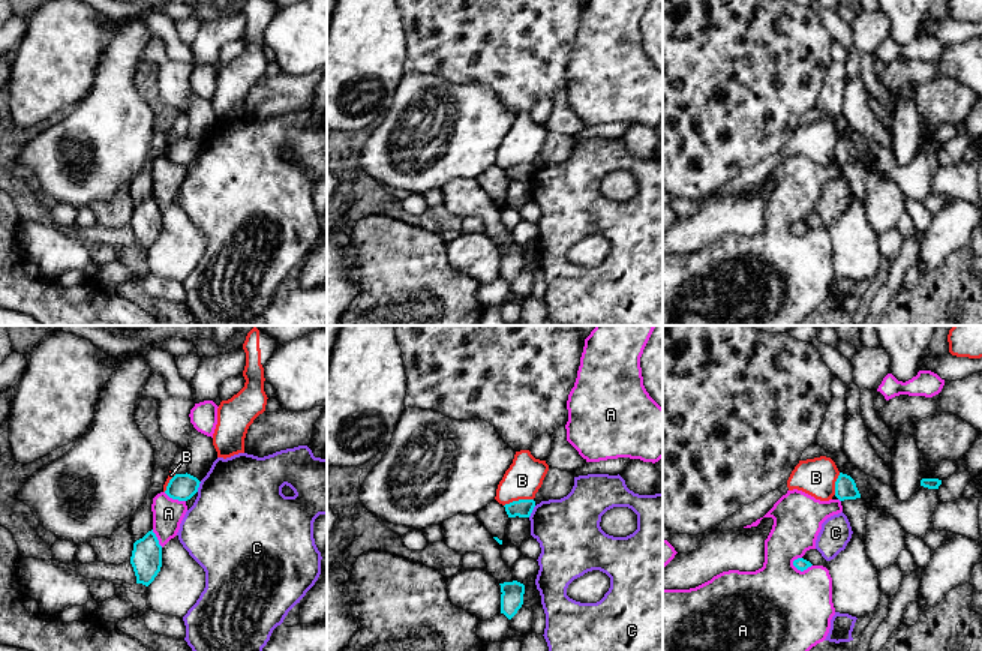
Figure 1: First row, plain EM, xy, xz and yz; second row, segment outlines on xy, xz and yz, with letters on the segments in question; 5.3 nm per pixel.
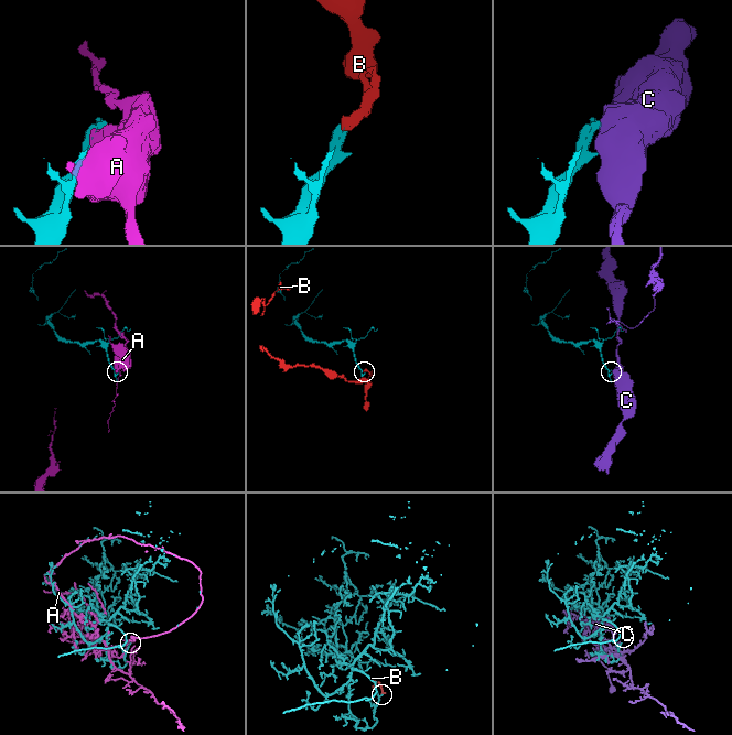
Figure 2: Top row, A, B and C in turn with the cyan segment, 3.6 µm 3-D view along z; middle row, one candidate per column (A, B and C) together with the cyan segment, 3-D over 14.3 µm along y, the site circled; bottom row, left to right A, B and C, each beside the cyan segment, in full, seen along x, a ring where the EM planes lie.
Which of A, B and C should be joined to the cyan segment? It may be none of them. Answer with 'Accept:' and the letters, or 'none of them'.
Accept: none of them

